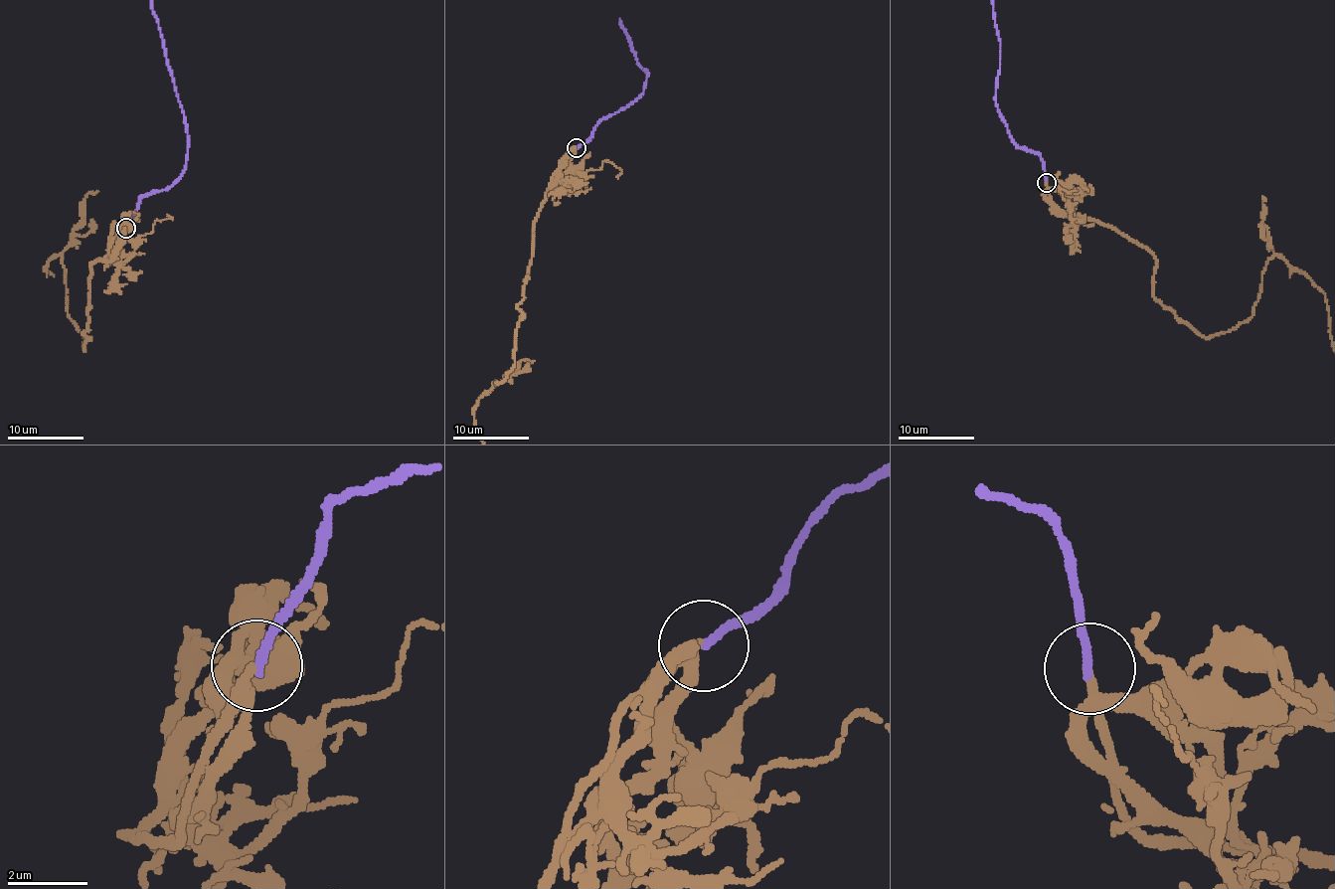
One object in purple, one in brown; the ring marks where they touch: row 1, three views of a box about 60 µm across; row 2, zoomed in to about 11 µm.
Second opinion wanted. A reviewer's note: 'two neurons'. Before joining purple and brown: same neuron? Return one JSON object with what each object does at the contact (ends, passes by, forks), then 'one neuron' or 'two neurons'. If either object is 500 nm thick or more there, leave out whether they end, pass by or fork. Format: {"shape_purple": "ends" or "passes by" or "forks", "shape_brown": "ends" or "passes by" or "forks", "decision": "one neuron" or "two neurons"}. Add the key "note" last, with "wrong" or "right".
{"shape_purple": "ends", "shape_brown": "ends", "decision": "one neuron", "note": "wrong"}

